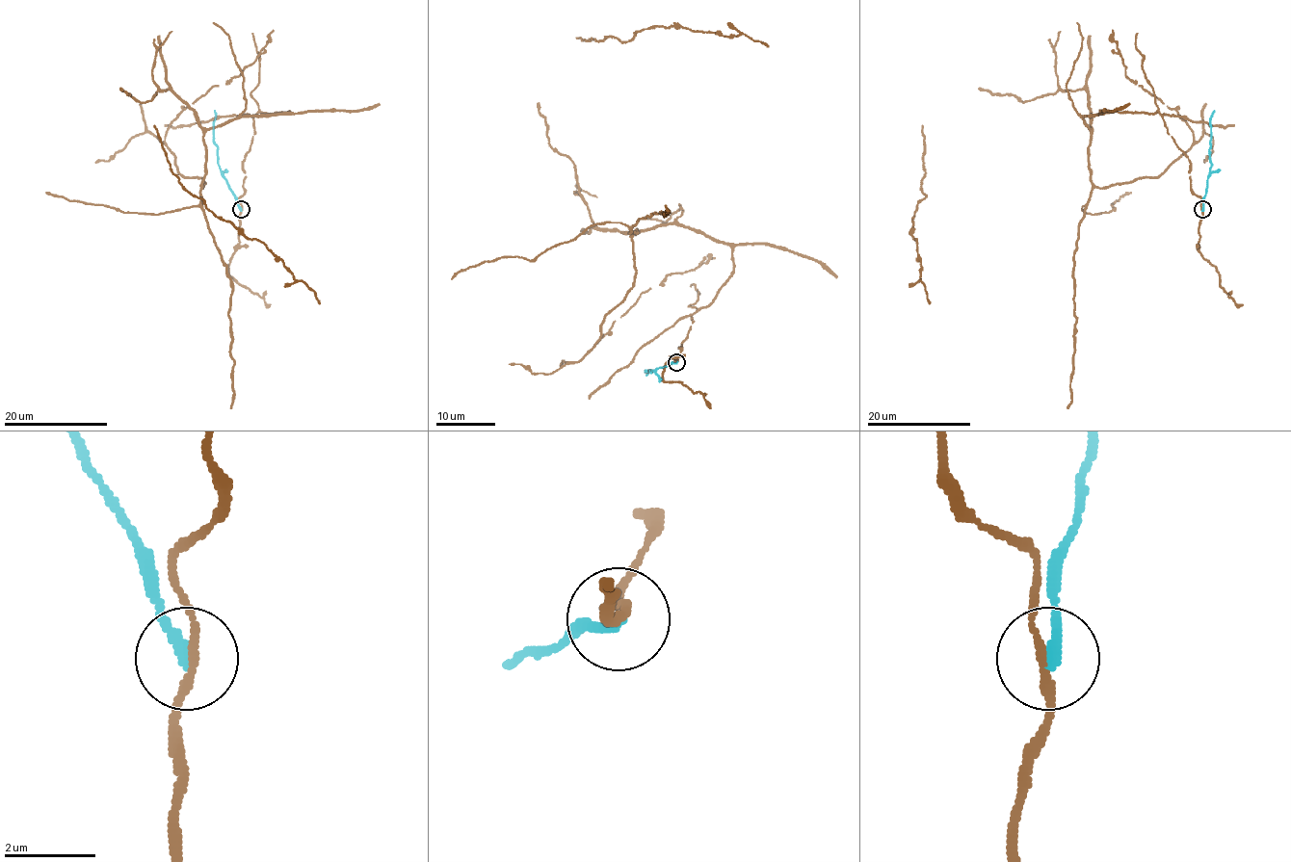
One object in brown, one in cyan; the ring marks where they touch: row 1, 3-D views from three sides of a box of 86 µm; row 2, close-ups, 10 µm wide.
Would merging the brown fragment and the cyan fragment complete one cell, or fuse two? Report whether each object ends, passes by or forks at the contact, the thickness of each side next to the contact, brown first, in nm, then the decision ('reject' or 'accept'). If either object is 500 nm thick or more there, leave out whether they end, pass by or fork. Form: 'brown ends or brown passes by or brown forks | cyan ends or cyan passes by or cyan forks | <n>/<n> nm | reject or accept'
brown passes by | cyan ends | 160/240 nm | reject

